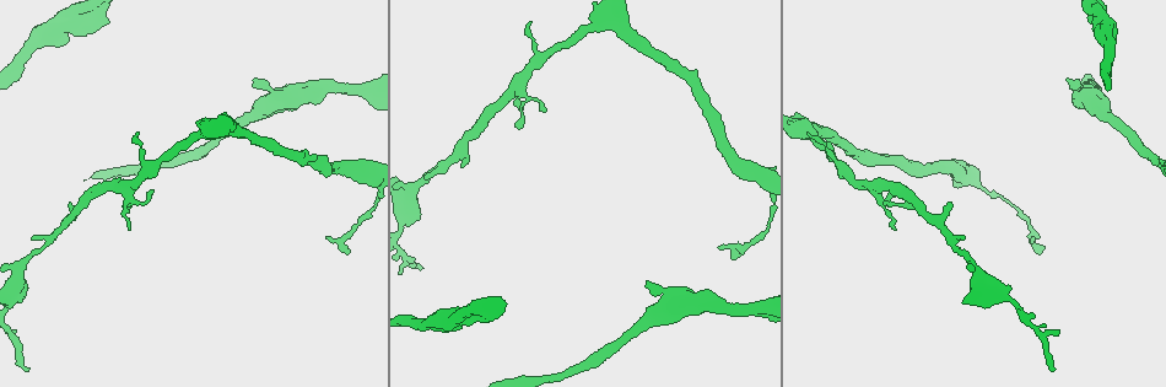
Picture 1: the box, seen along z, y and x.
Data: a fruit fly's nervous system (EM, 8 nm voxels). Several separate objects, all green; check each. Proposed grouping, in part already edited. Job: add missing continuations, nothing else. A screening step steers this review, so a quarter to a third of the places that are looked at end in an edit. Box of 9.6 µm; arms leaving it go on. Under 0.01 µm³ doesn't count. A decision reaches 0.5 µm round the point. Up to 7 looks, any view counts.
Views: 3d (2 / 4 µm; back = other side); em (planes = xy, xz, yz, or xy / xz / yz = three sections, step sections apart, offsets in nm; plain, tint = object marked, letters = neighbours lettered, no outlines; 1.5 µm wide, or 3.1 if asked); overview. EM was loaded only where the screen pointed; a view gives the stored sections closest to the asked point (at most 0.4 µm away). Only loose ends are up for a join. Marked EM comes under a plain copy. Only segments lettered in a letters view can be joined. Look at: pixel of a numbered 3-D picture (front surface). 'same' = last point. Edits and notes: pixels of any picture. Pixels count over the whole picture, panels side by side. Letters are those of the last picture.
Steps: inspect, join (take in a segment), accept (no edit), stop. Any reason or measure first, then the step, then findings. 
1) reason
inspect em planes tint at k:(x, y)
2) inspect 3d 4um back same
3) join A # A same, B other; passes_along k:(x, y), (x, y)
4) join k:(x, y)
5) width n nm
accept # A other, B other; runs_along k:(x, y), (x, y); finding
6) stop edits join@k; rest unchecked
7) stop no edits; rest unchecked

thin end
inspect 3d 2um back at 1:(720, 247)

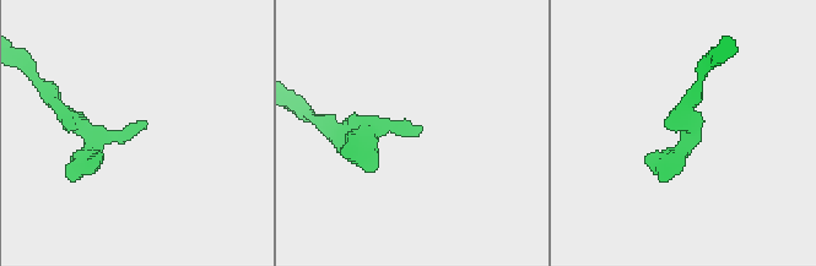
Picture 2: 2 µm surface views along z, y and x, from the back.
shape alone is not enough
inspect em planes letters at 2:(145, 126)

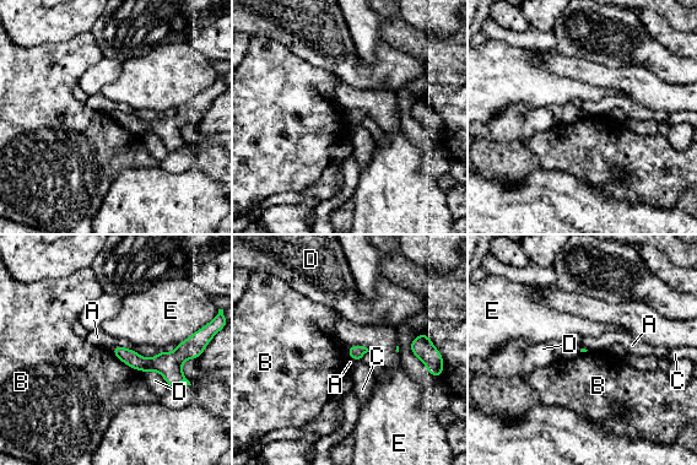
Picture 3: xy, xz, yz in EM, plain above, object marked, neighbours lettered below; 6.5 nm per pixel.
longest_contact B 260 nm
accept # A other, B other, C other, D other, E other; no lettered segment goes on from it

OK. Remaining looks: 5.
inspect em planes letters at 1:(950, 204)

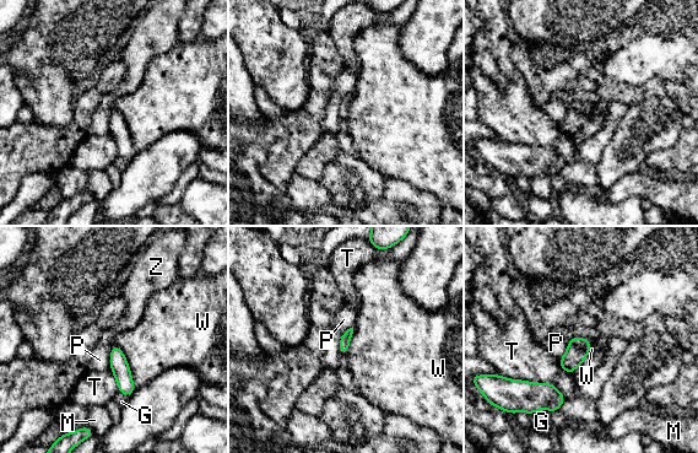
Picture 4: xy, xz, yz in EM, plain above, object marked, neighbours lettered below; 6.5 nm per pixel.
accept # G other, M other, P other, T other, W other, Z other; border 4:(114, 343), (125, 357), (135, 387); none of them fits

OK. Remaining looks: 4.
an open end
inspect 3d 2um at 1:(253, 85)

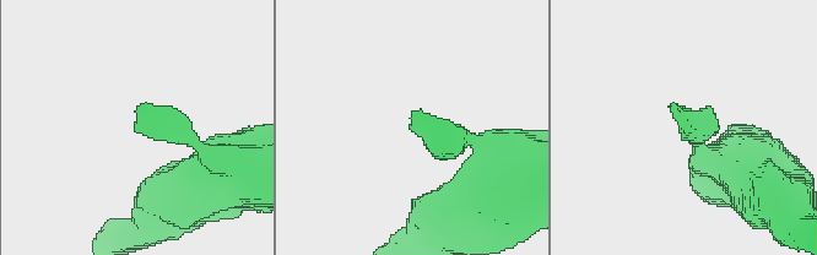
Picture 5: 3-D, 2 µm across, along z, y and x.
now the EM
inspect em planes letters at 5:(678, 120)

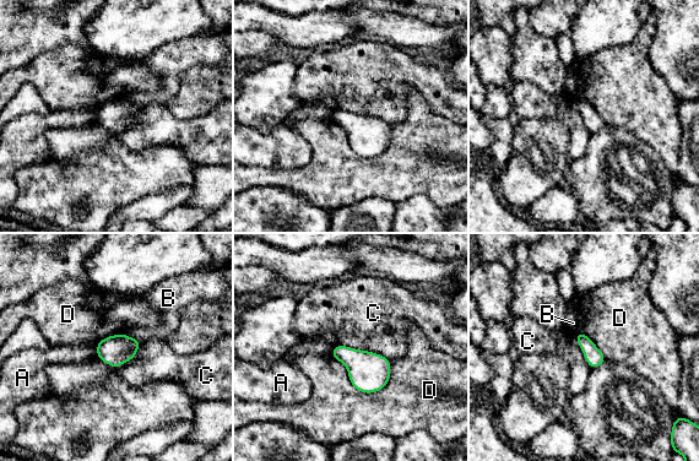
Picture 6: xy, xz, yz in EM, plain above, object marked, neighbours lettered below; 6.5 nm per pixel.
accept # A other, B other, C other, D other; border 6:(334, 346), (368, 350), (390, 361); no lettered segment goes on from it

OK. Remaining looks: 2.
stop no edits; rest unchecked

